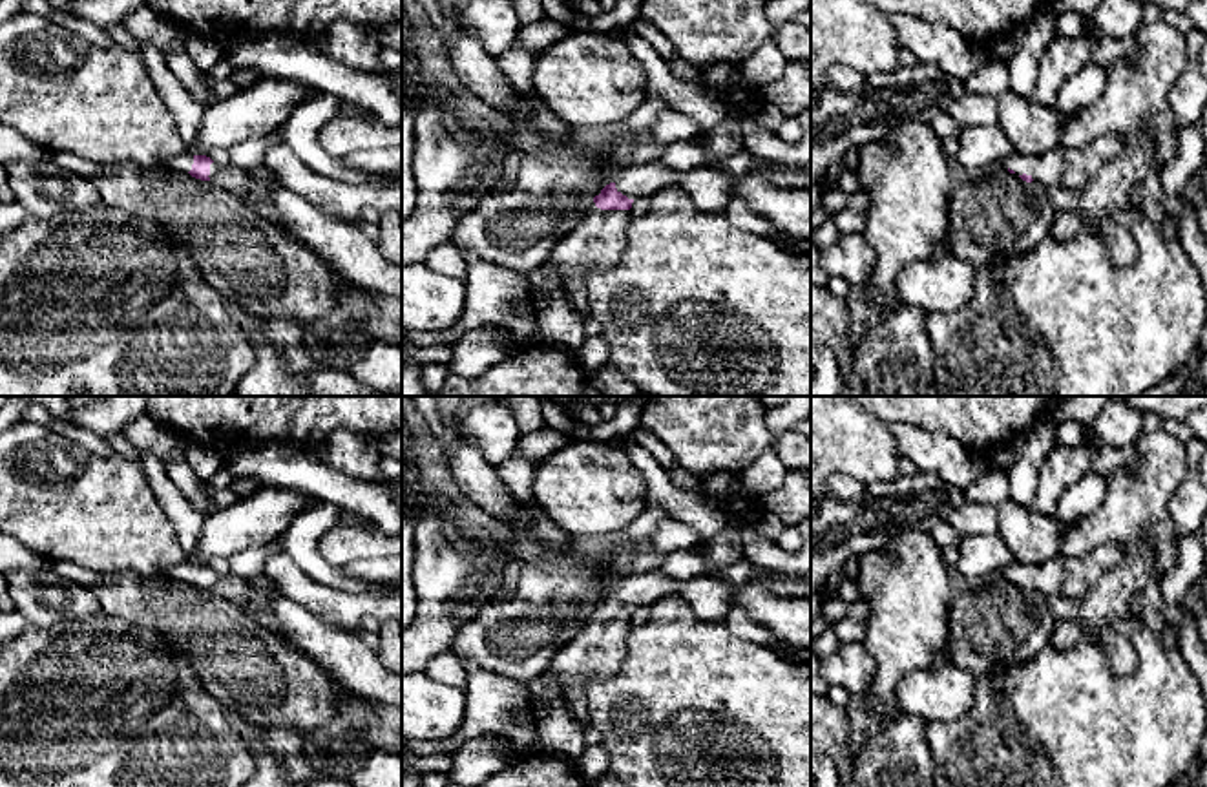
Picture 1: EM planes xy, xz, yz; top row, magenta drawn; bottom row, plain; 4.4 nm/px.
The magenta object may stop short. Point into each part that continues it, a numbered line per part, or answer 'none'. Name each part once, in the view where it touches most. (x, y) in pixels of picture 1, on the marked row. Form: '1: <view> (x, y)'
1: xz (647, 179)
2: xz (598, 240)

